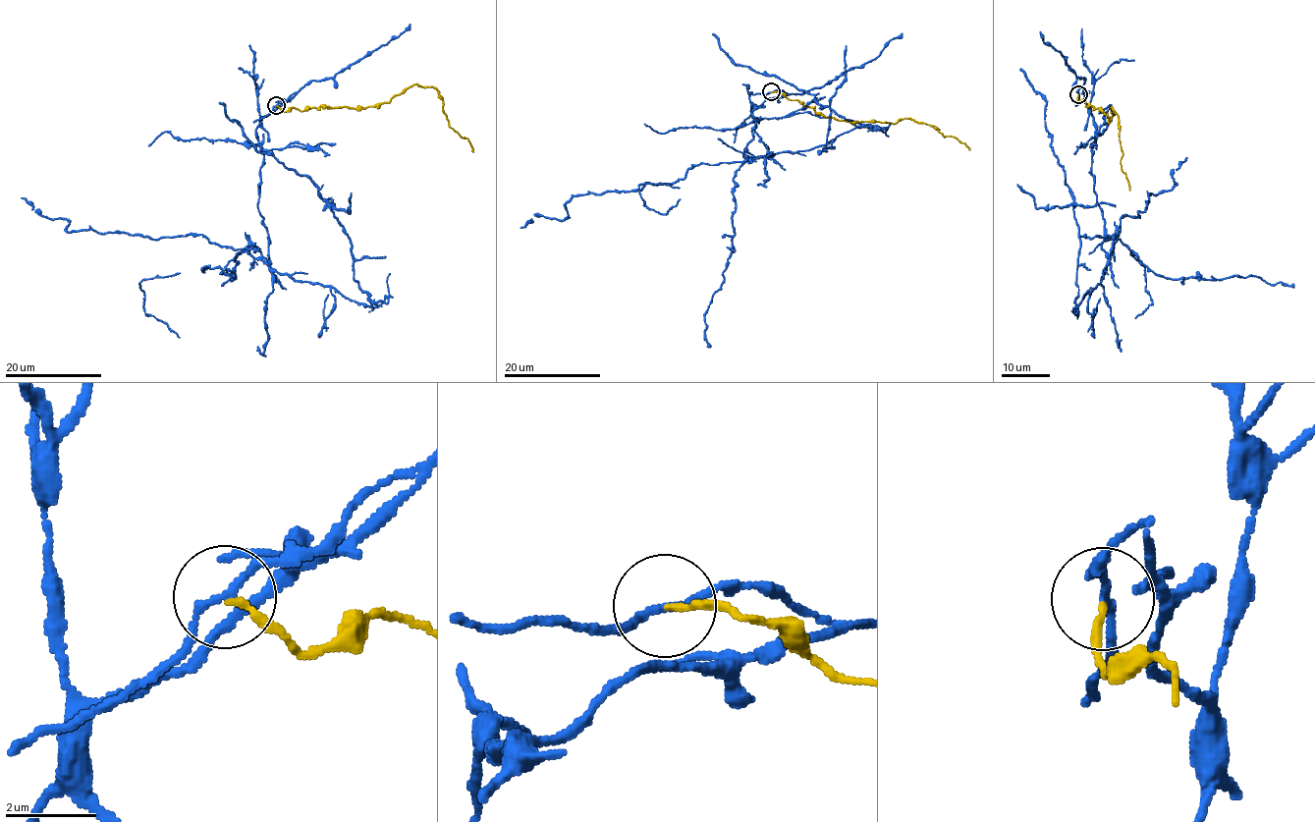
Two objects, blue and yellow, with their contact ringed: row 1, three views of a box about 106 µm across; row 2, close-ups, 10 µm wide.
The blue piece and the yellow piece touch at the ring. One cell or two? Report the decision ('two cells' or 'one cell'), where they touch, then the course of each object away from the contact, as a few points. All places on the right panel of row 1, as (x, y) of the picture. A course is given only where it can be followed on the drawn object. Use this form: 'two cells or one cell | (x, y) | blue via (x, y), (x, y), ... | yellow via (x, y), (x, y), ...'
two cells | (1078, 94) | blue via (1078, 94), (1093, 118), (1108, 262), (1074, 312), (1073, 195), (1046, 103), (1020, 68) | yellow via (1078, 94), (1078, 101), (1100, 108), (1109, 122), (1113, 107), (1116, 112), (1123, 152), (1121, 169), (1130, 191)

